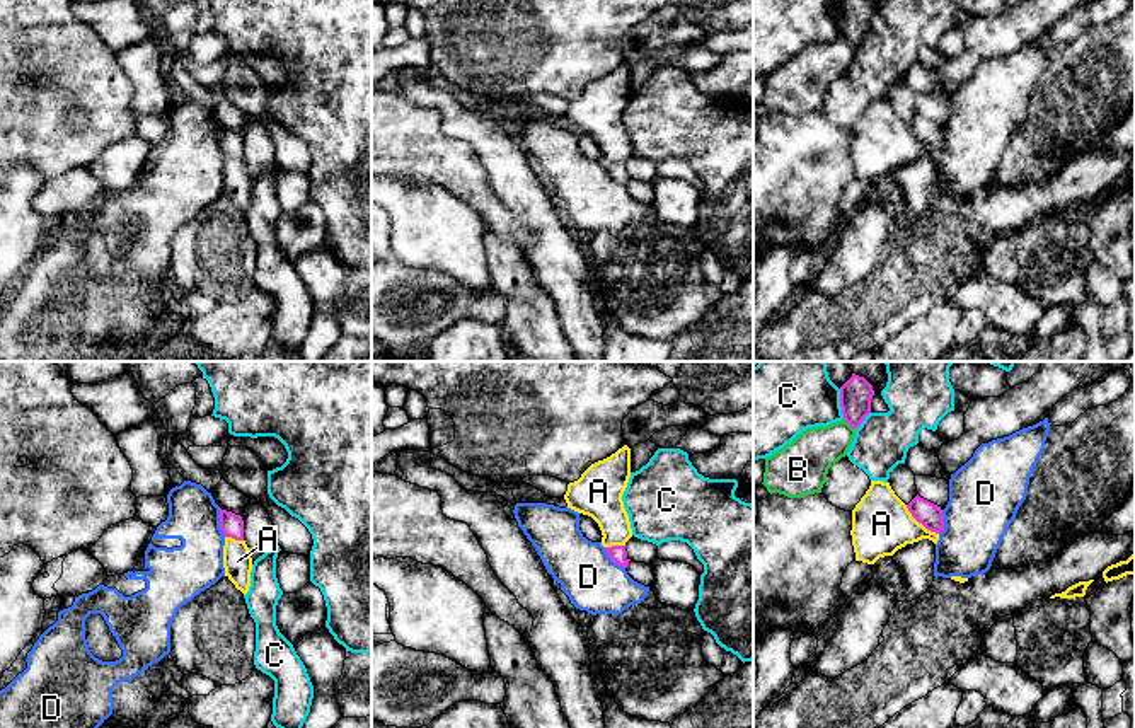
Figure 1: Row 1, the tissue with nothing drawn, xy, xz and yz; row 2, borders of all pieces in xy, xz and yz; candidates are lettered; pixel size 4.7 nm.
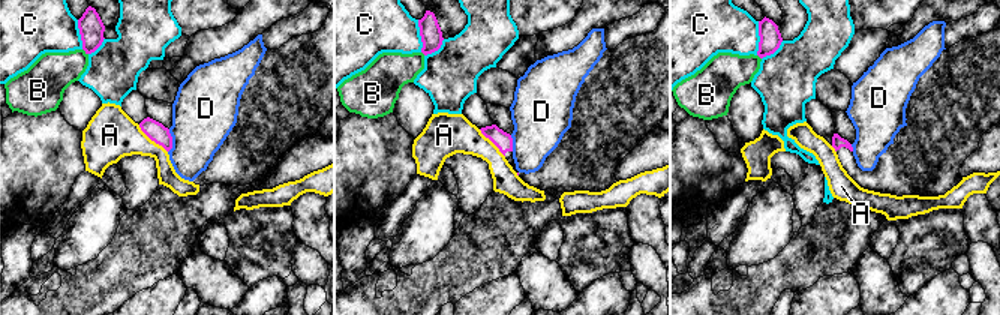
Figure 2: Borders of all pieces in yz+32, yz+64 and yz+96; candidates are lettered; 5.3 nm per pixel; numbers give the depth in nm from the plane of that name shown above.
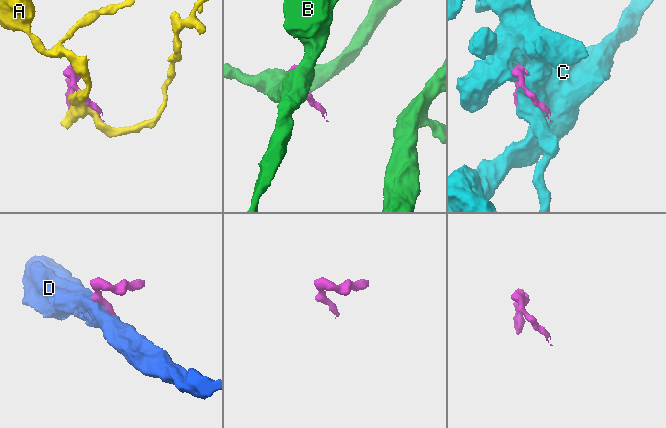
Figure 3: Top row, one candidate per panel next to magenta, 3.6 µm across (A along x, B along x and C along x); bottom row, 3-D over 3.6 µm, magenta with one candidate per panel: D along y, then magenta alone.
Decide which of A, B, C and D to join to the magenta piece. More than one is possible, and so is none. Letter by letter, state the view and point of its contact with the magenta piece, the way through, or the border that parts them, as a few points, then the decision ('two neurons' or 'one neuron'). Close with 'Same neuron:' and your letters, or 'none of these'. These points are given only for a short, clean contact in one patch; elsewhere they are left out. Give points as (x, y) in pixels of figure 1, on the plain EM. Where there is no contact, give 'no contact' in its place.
A: meets magenta in yz at (921, 140); two neurons
B: meets magenta in yz at (849, 41); two neurons
C: meets magenta in yz at (841, 23); two neurons
D: meets magenta in xy at (220, 140); border along xy (218, 127), (218, 145), (225, 154); two neurons
Same neuron: none of these

